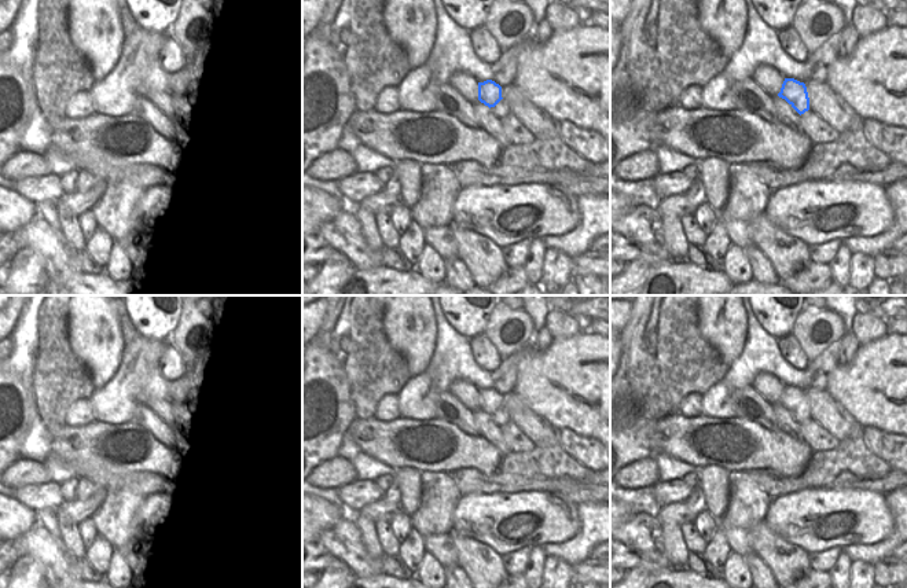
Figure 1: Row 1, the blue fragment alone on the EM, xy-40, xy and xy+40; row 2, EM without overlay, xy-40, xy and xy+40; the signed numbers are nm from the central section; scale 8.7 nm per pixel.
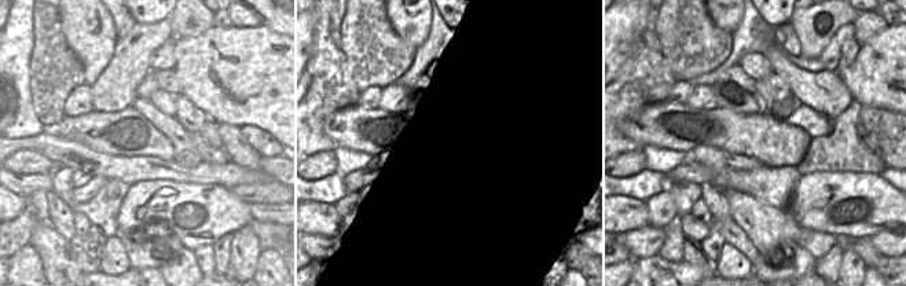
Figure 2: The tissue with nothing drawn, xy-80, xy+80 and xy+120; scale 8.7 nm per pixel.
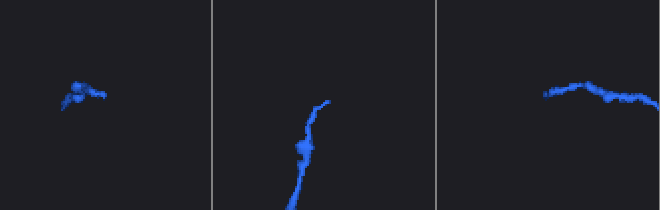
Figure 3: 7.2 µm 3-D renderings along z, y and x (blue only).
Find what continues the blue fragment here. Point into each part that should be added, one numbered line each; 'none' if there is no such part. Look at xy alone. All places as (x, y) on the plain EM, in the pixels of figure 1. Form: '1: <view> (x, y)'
1: xy (500, 418)

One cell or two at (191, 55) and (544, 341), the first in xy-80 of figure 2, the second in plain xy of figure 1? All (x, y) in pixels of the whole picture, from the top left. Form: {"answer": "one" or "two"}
{"answer": "two"}

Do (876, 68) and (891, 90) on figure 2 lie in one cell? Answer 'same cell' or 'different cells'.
same cell

